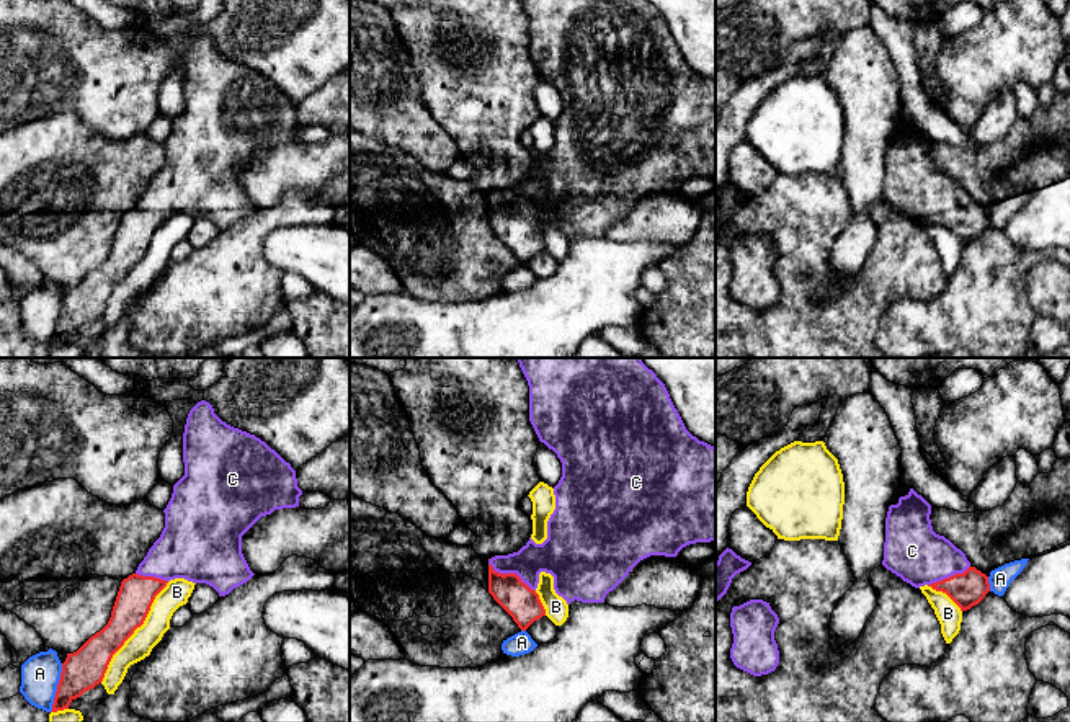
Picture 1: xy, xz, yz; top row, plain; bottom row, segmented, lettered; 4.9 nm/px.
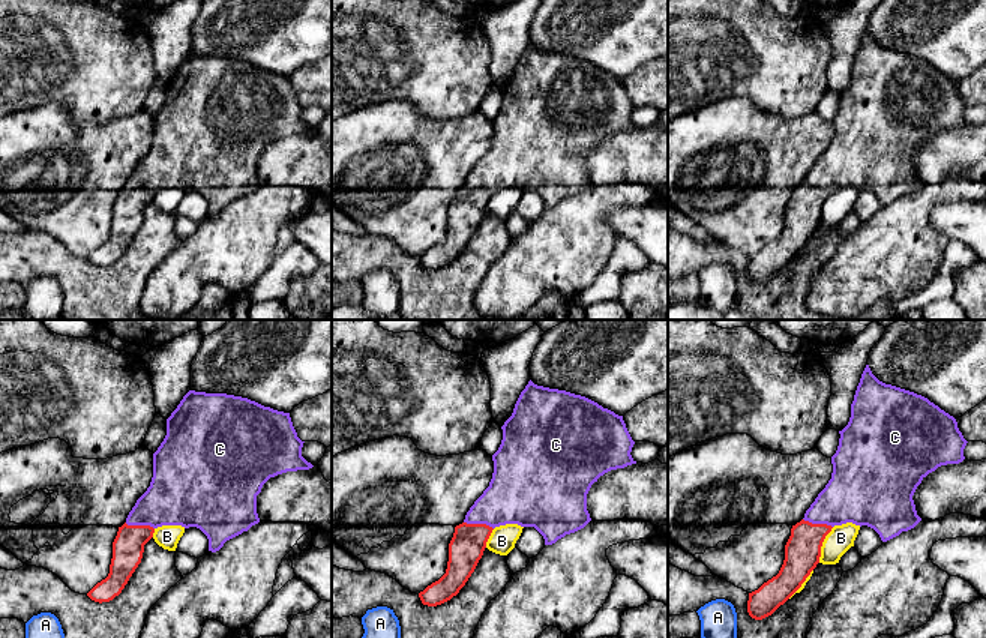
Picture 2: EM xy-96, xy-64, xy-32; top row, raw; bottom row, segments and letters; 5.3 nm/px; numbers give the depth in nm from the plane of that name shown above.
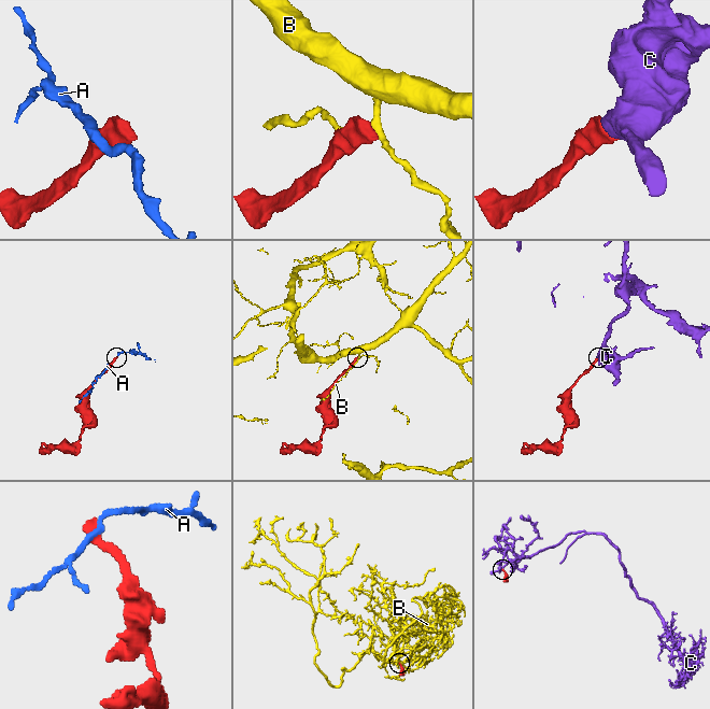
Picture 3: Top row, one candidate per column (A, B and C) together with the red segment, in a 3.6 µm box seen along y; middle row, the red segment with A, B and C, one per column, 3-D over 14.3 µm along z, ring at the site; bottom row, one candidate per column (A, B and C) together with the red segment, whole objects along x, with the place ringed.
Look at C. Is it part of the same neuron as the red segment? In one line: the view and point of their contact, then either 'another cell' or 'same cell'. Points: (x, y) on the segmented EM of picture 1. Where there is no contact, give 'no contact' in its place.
contact xz (510, 574); same cell

